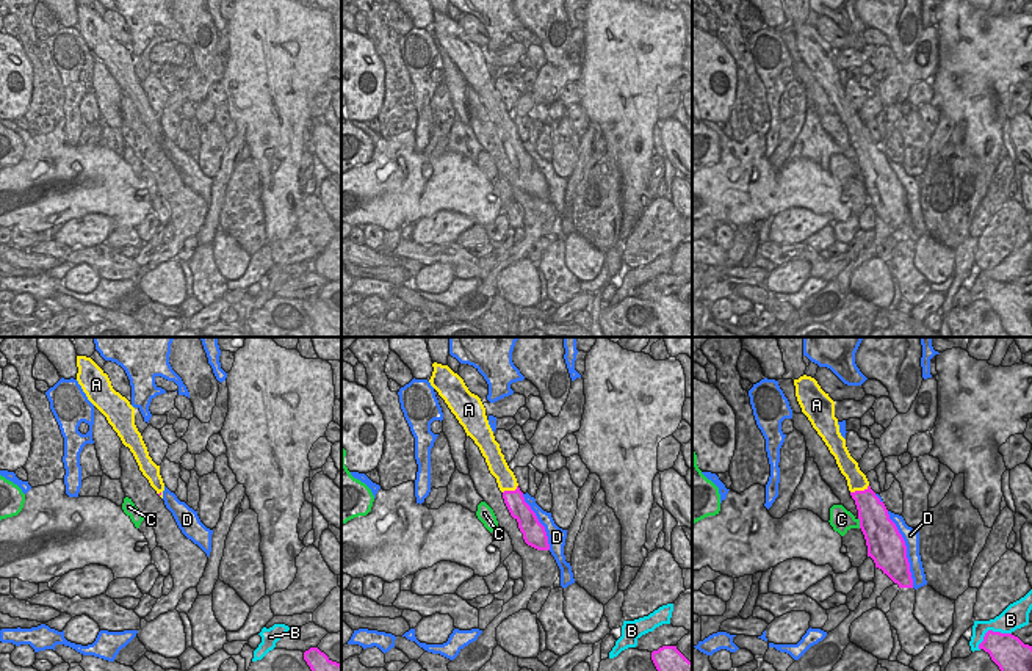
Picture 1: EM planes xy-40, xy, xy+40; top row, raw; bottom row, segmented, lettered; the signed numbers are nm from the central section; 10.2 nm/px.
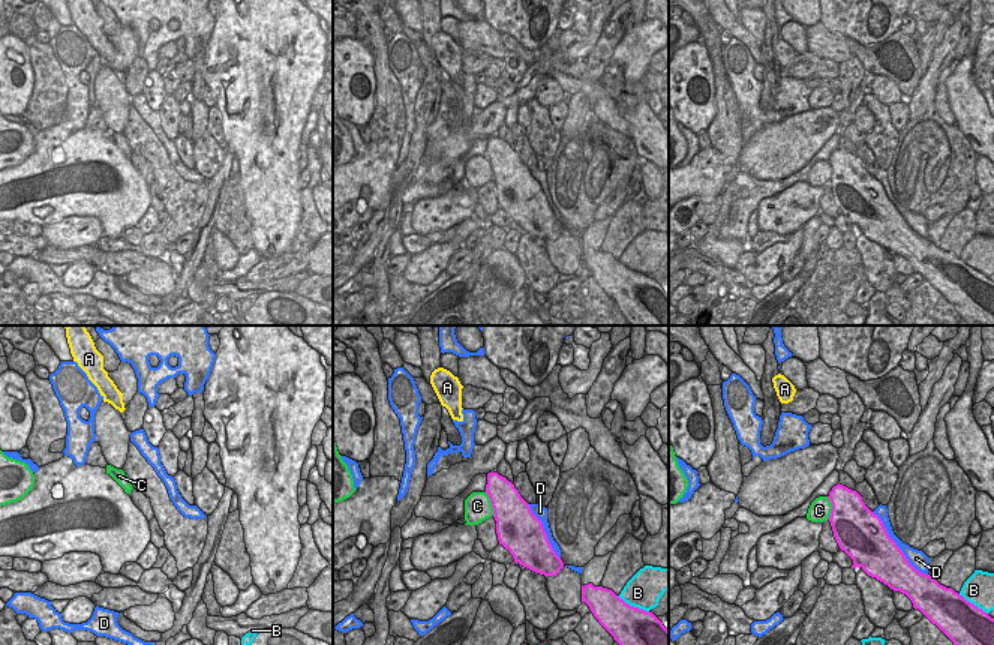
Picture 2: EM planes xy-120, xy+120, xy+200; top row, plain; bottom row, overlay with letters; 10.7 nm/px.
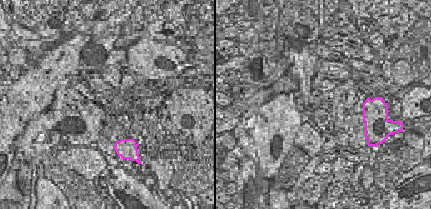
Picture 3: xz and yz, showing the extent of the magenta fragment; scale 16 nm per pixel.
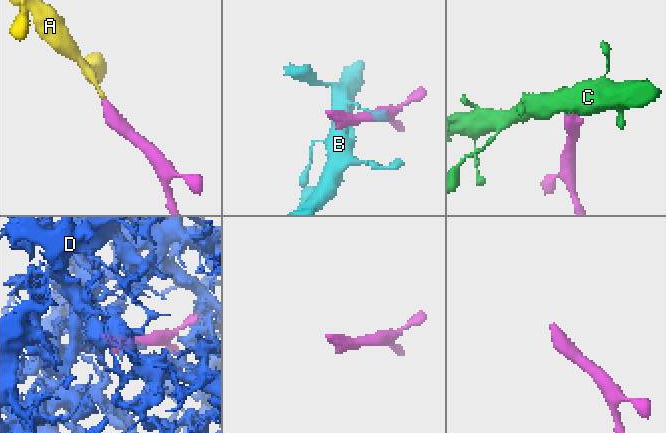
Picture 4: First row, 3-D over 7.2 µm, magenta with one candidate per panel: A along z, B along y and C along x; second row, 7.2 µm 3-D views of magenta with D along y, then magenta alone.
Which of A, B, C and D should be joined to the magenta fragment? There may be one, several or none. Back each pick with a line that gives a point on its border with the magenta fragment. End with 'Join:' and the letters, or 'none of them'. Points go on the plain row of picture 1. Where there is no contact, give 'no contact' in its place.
A: meets magenta in xy+40 at (858, 140)
Join: A

